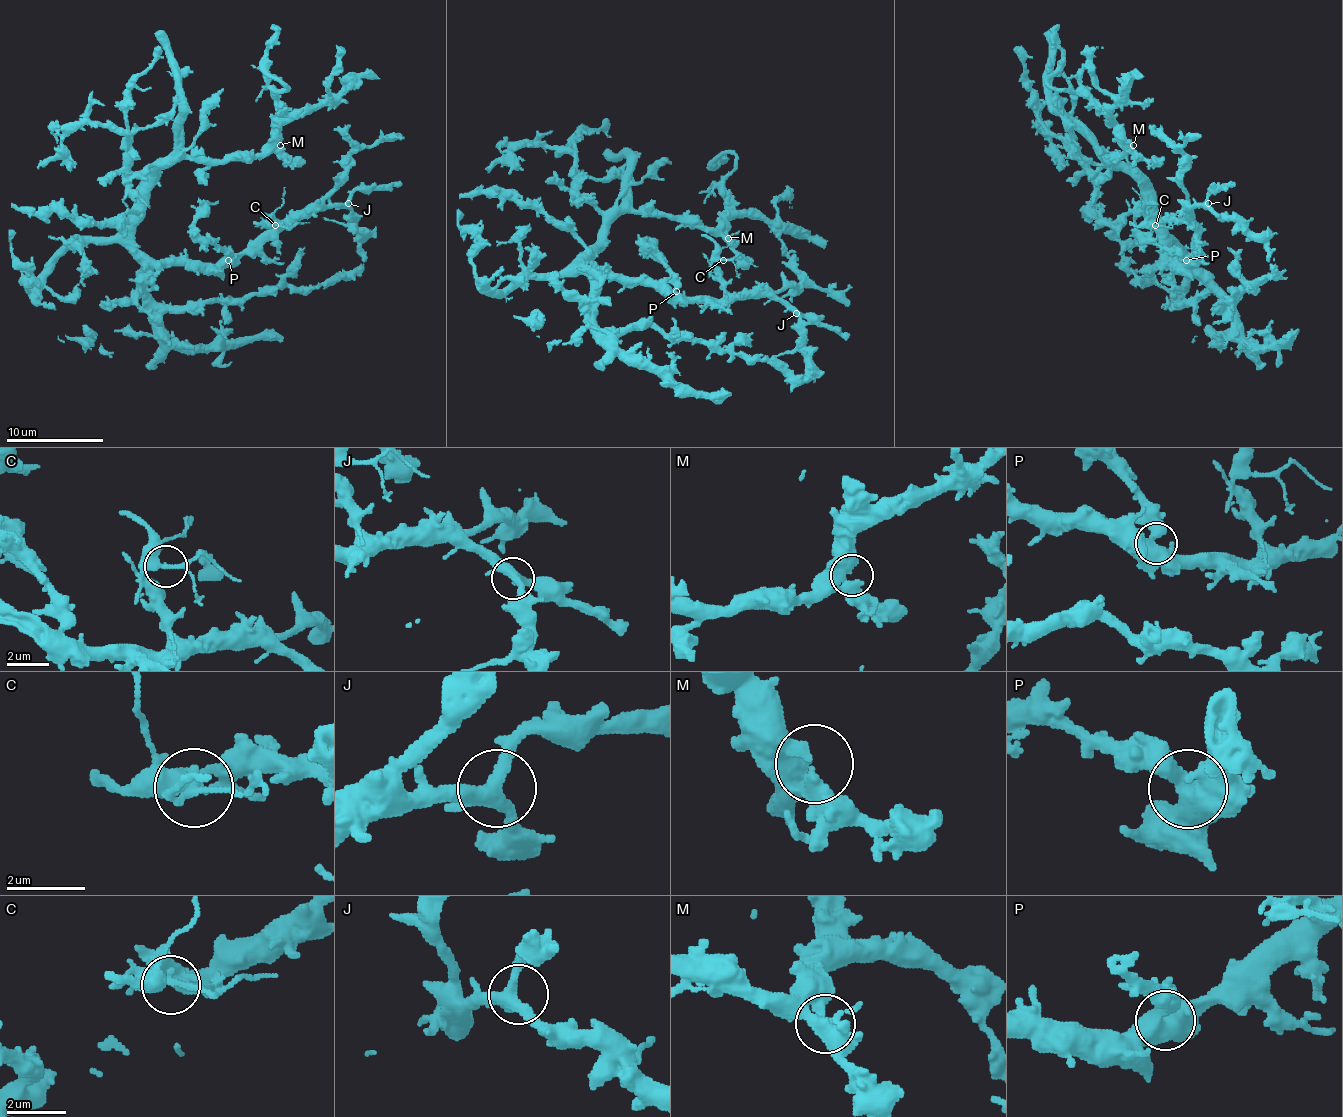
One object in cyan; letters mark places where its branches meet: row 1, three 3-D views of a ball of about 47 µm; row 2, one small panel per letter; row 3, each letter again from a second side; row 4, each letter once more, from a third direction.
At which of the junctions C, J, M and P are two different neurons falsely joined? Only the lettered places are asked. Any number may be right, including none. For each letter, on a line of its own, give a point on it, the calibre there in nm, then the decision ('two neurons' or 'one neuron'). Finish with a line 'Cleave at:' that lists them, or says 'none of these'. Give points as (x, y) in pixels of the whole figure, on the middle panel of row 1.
C: at (723, 260); 320 nm thick; one neuron
J: at (796, 313); 360 nm thick; one neuron
M: at (728, 238); 280 nm thick; one neuron
P: at (676, 291); 480 nm thick; one neuron
Cleave at: none of these

